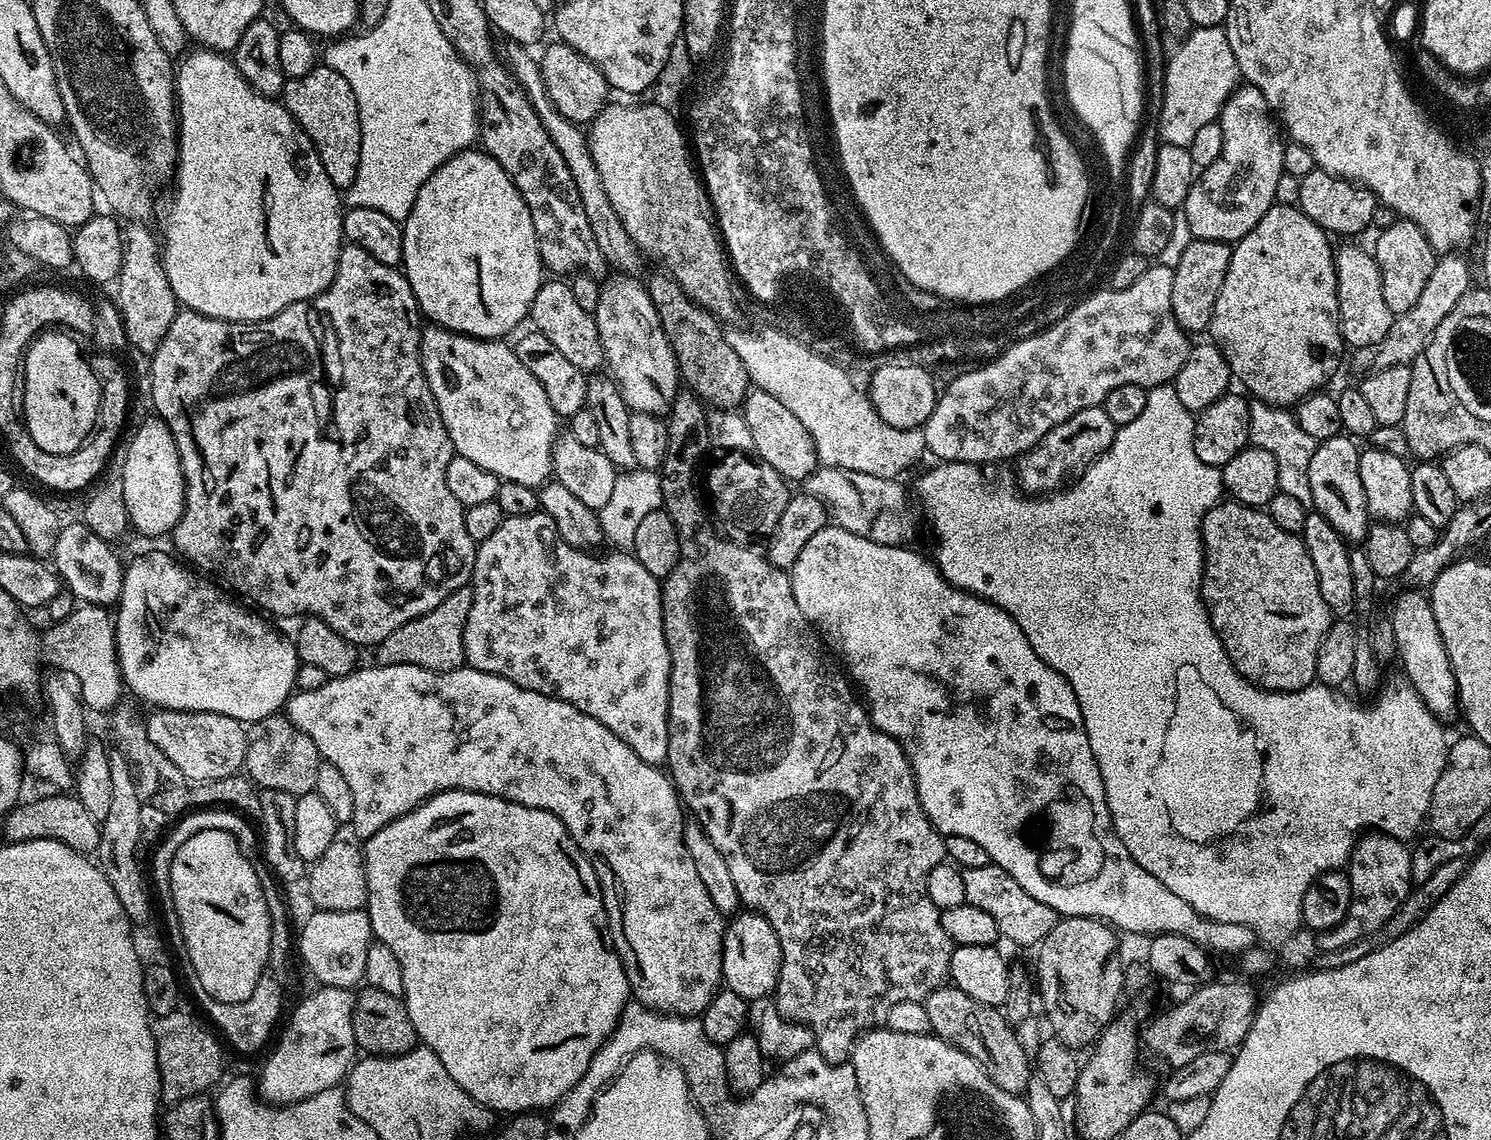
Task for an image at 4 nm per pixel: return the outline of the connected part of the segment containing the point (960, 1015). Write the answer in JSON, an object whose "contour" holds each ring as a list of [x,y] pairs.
{"contour":[[[955,986],[934,990],[922,1002],[926,1006],[926,1014],[935,1035],[950,1046],[962,1050],[962,1054],[970,1054],[970,1058],[974,1058],[982,1066],[990,1081],[1002,1090],[1015,1094],[1027,1093],[1030,1087],[1028,1075],[1033,1075],[1034,1072],[1030,1052],[1020,1045],[1020,1040],[1016,1037],[1017,1029],[1009,1024],[999,1007],[974,1002],[970,994]]]}

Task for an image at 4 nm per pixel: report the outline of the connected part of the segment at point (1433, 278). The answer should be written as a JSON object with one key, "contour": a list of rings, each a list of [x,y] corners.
{"contour":[[[1444,254],[1437,259],[1434,274],[1430,274],[1430,282],[1426,282],[1422,290],[1422,298],[1418,298],[1410,310],[1399,313],[1393,319],[1390,331],[1386,333],[1386,338],[1382,338],[1382,342],[1374,342],[1374,346],[1362,346],[1351,353],[1354,367],[1377,372],[1390,366],[1411,365],[1418,354],[1422,354],[1438,322],[1442,322],[1442,318],[1450,314],[1450,310],[1454,310],[1454,306],[1458,306],[1460,299],[1473,287],[1472,268],[1467,258],[1460,255],[1464,254]]]}

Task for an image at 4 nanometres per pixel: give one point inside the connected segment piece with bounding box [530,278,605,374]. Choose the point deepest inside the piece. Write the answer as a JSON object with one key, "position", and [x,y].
{"position":[555,313]}

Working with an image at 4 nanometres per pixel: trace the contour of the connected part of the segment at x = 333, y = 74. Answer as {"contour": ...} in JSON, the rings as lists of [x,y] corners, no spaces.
{"contour":[[[317,66],[310,70],[310,74],[302,74],[302,78],[285,79],[282,103],[318,150],[318,158],[322,158],[322,166],[330,182],[334,182],[336,188],[347,190],[354,178],[358,178],[362,150],[358,102],[354,98],[354,90],[350,90],[350,82],[346,82],[338,70]]]}

